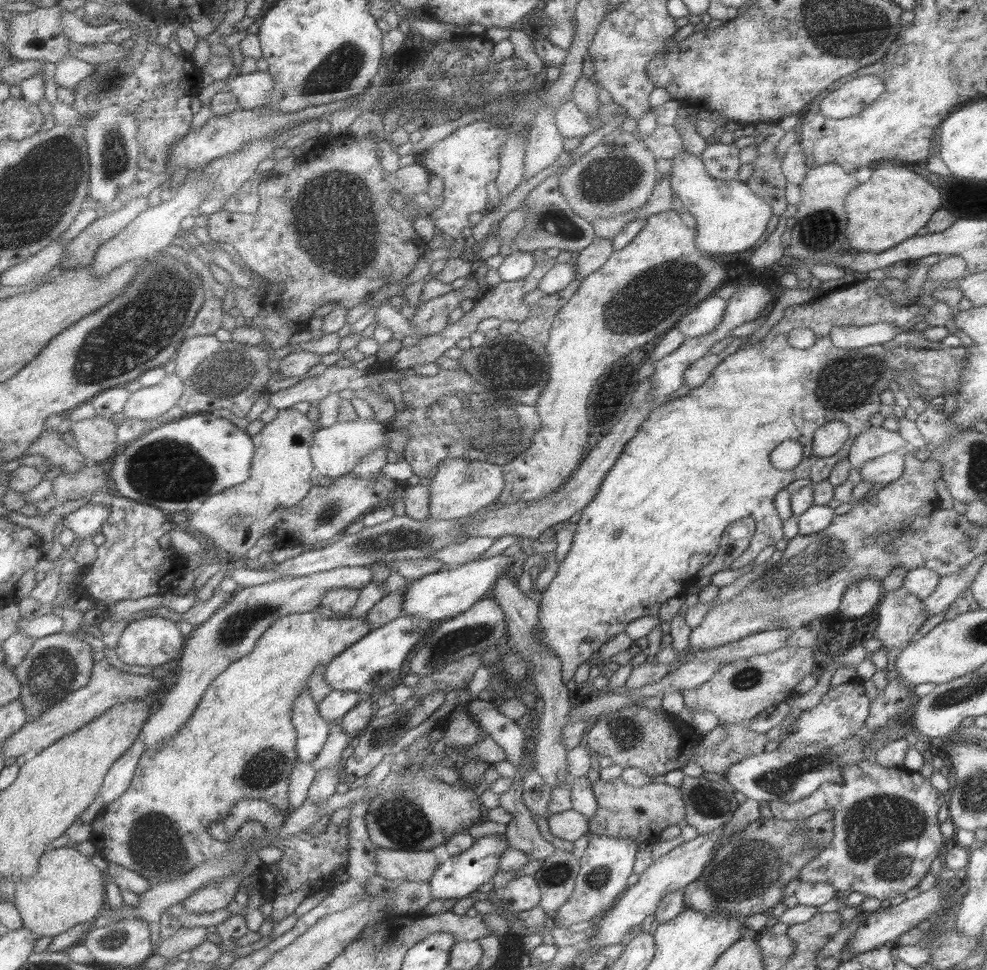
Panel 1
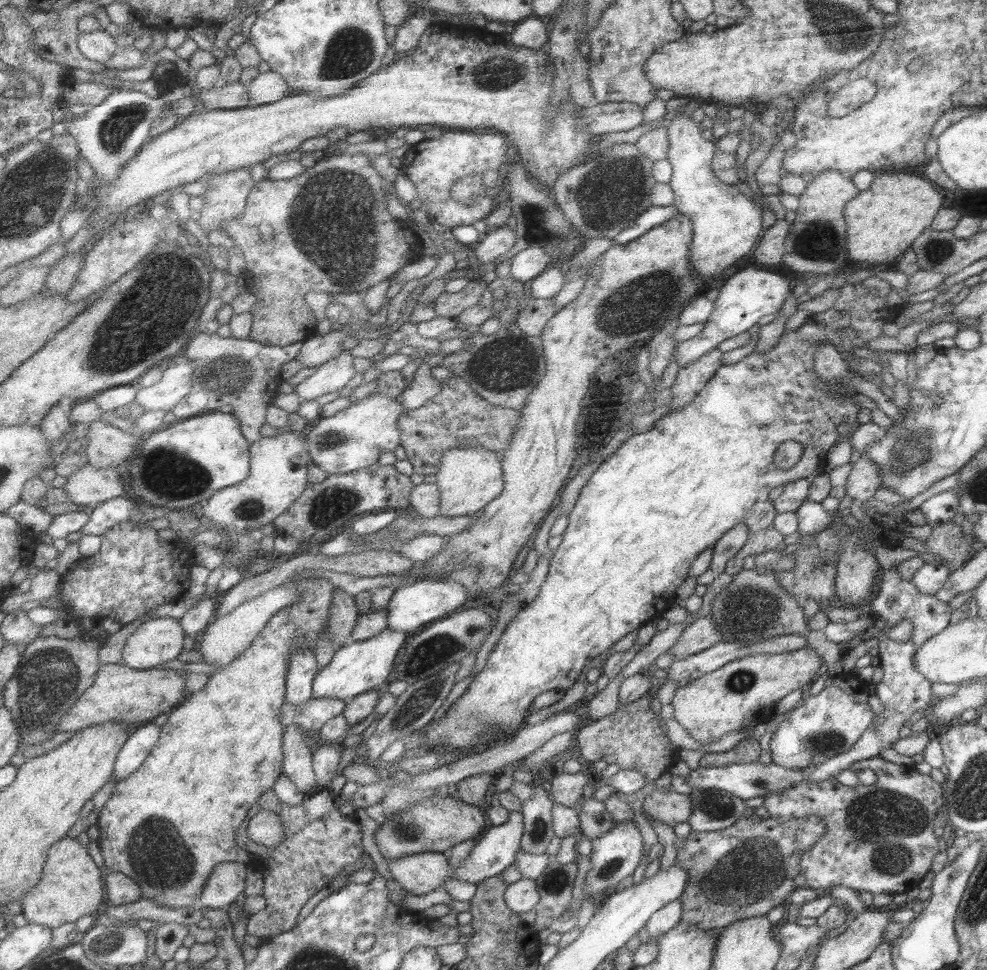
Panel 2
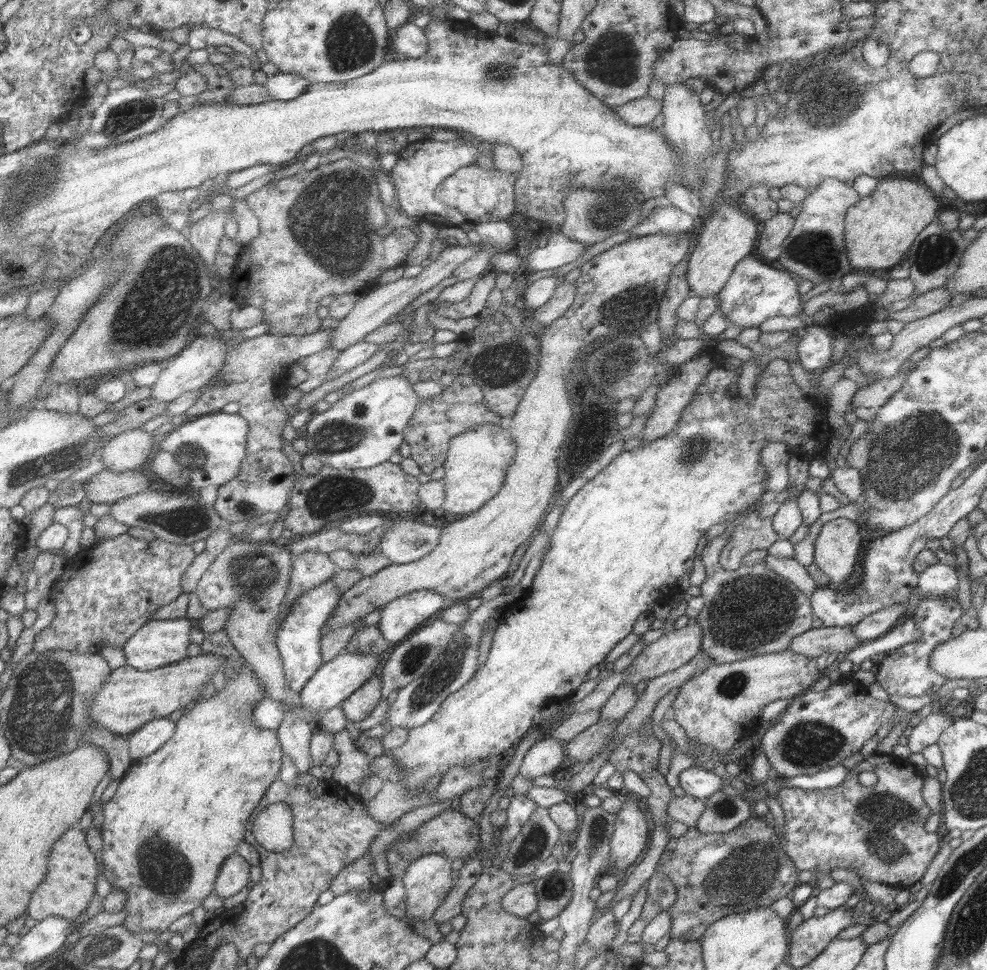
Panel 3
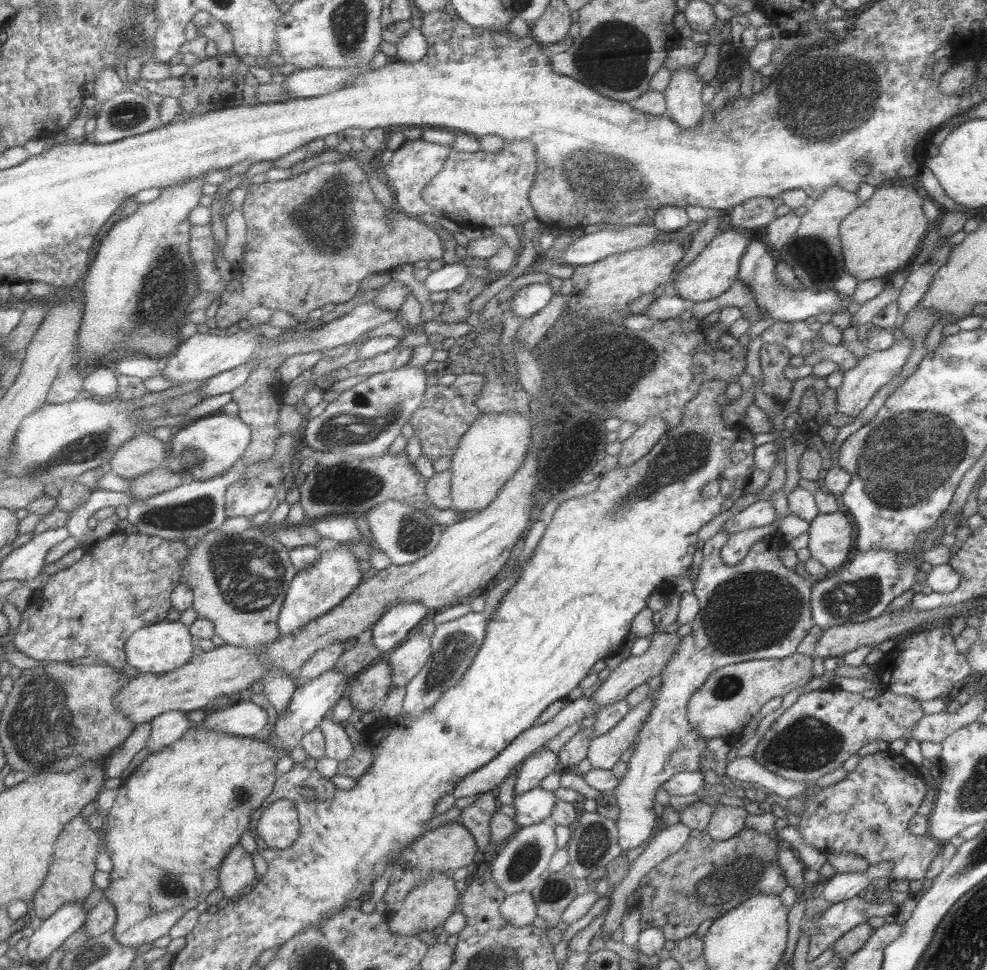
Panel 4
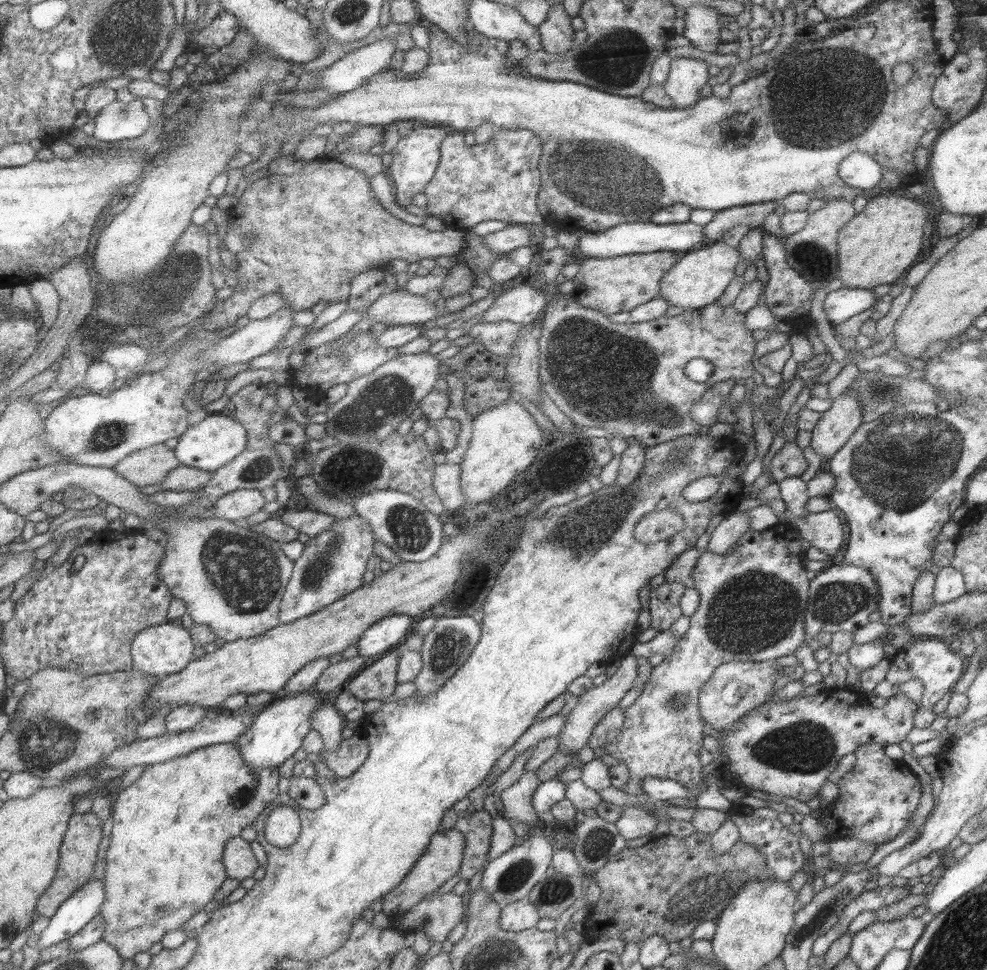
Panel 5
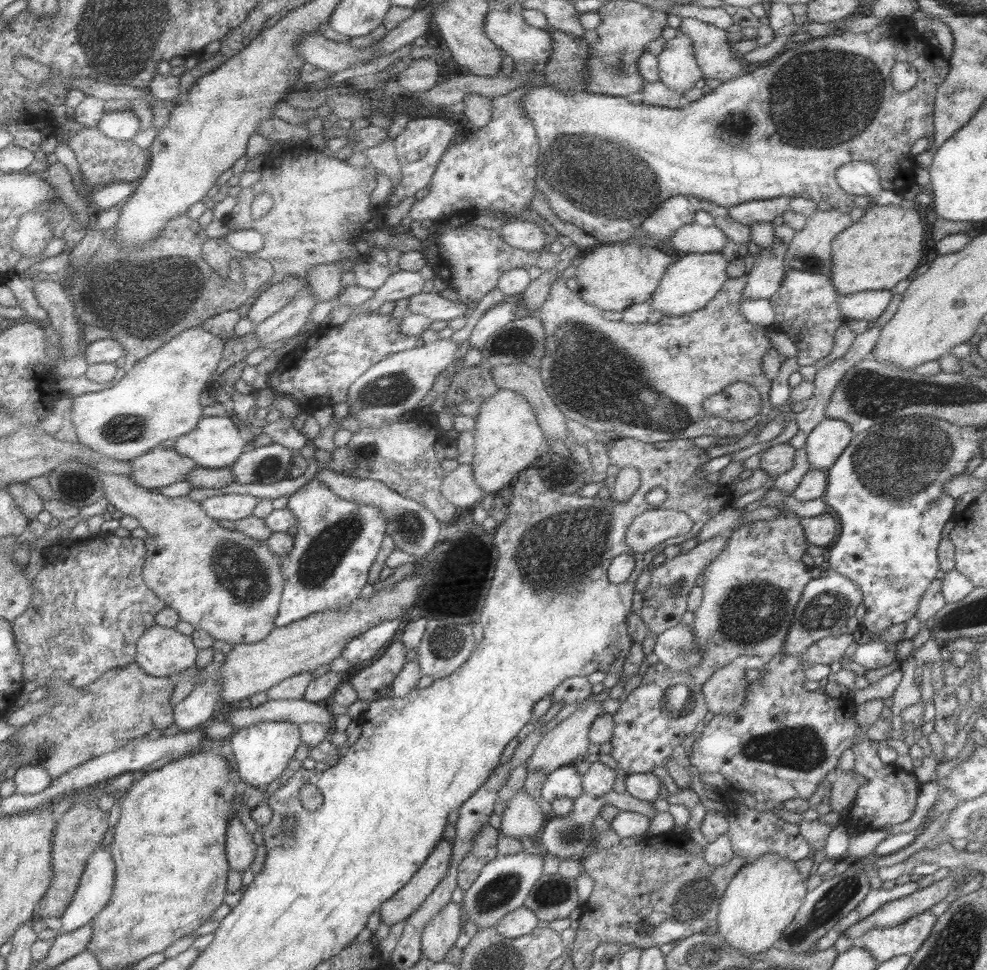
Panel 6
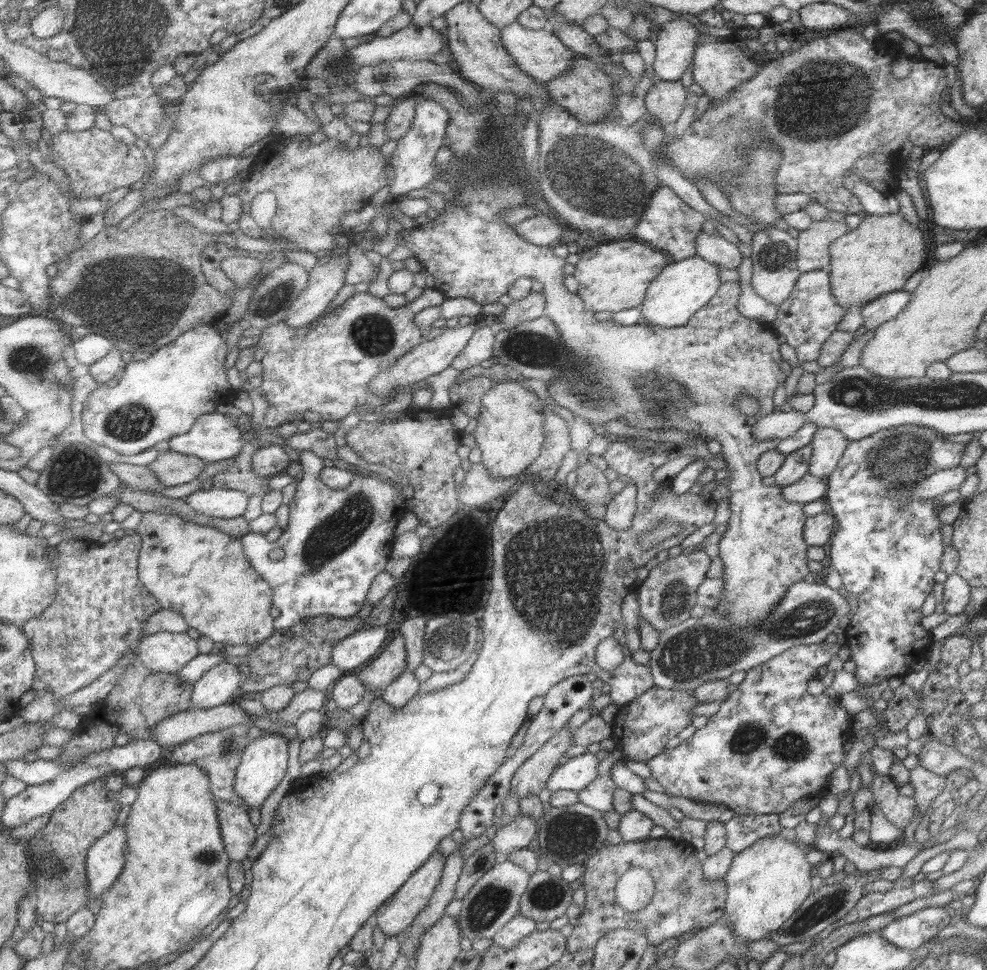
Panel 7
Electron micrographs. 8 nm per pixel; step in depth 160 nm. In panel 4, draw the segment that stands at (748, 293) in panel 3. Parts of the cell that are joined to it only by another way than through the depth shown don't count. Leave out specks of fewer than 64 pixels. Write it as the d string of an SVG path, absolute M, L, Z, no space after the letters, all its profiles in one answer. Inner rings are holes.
M751 235L749 244L745 247L745 252L741 255L738 264L738 279L747 283L752 290L756 300L756 305L759 310L766 312L764 318L774 318L783 322L793 320L805 320L807 316L817 316L821 312L829 312L833 314L837 310L848 312L853 309L851 295L843 295L837 291L824 290L792 290L785 288L780 282L776 281L775 273L773 272L776 261L771 257L770 250L767 244L761 240L754 238Z

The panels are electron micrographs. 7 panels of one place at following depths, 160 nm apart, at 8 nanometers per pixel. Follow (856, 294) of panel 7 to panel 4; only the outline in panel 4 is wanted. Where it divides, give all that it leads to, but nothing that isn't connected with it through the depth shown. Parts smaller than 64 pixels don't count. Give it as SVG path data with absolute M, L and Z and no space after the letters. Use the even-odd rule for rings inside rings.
M905 187L875 188L869 199L861 202L857 206L857 210L853 210L849 216L845 216L841 220L838 233L846 272L861 281L881 277L889 279L894 272L905 269L919 250L920 242L927 230L928 218L924 212L921 212L924 199L925 196L916 192L915 189Z

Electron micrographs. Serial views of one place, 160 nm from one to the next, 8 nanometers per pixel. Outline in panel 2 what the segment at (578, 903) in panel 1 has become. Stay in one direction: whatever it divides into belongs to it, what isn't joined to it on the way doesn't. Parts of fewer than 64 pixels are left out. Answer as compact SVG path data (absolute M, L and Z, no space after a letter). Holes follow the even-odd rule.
M625 820L589 842L591 842L590 868L585 875L583 893L587 898L600 900L607 893L619 889L620 882L625 877L632 875L643 858L643 840L636 824Z

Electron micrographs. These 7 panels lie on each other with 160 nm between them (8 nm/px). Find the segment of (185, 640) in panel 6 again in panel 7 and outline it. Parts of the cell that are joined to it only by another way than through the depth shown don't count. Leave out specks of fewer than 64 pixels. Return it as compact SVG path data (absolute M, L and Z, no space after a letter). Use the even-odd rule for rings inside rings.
M158 632L144 637L138 656L155 672L178 673L197 654L196 640L187 633Z

